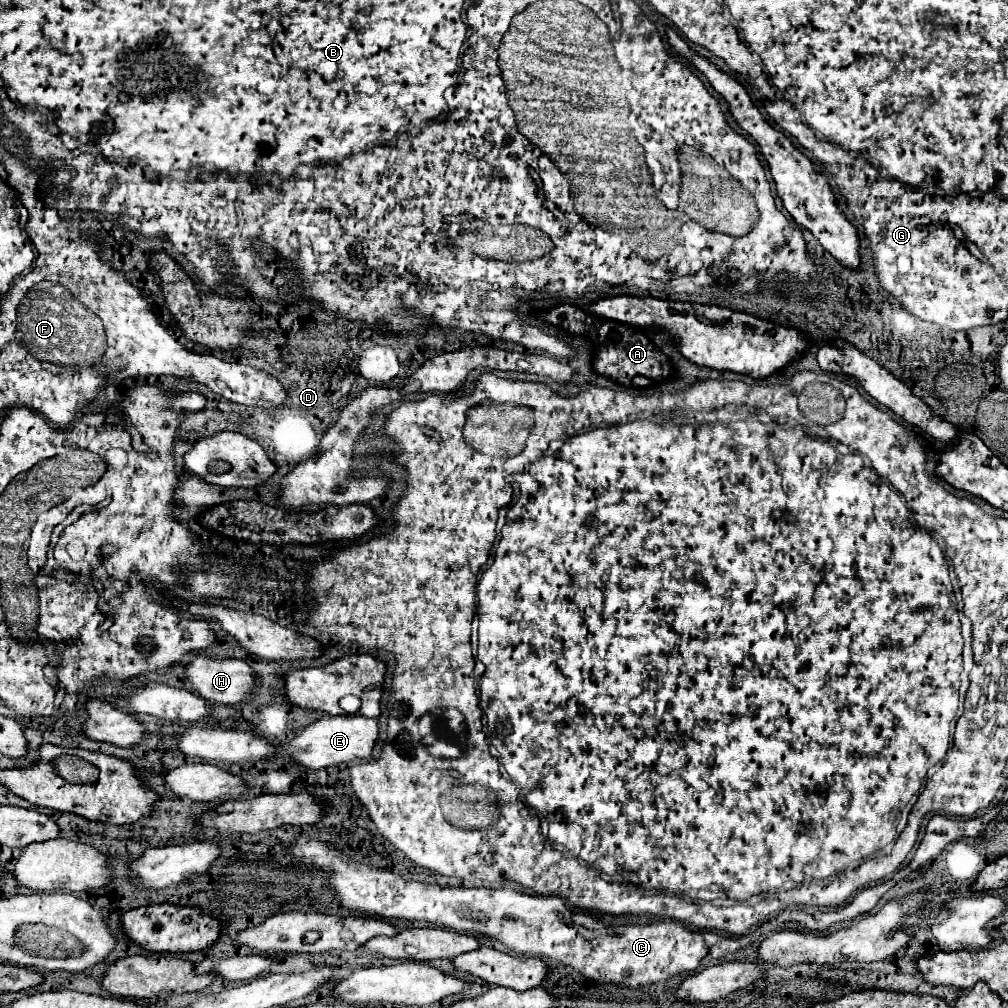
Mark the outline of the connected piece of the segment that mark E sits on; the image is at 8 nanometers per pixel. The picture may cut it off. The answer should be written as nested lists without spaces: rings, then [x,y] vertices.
[[[326,716],[306,728],[302,728],[290,744],[286,744],[286,752],[294,756],[294,760],[306,768],[328,768],[342,762],[372,758],[372,750],[380,736],[378,722],[374,718],[364,716]]]

